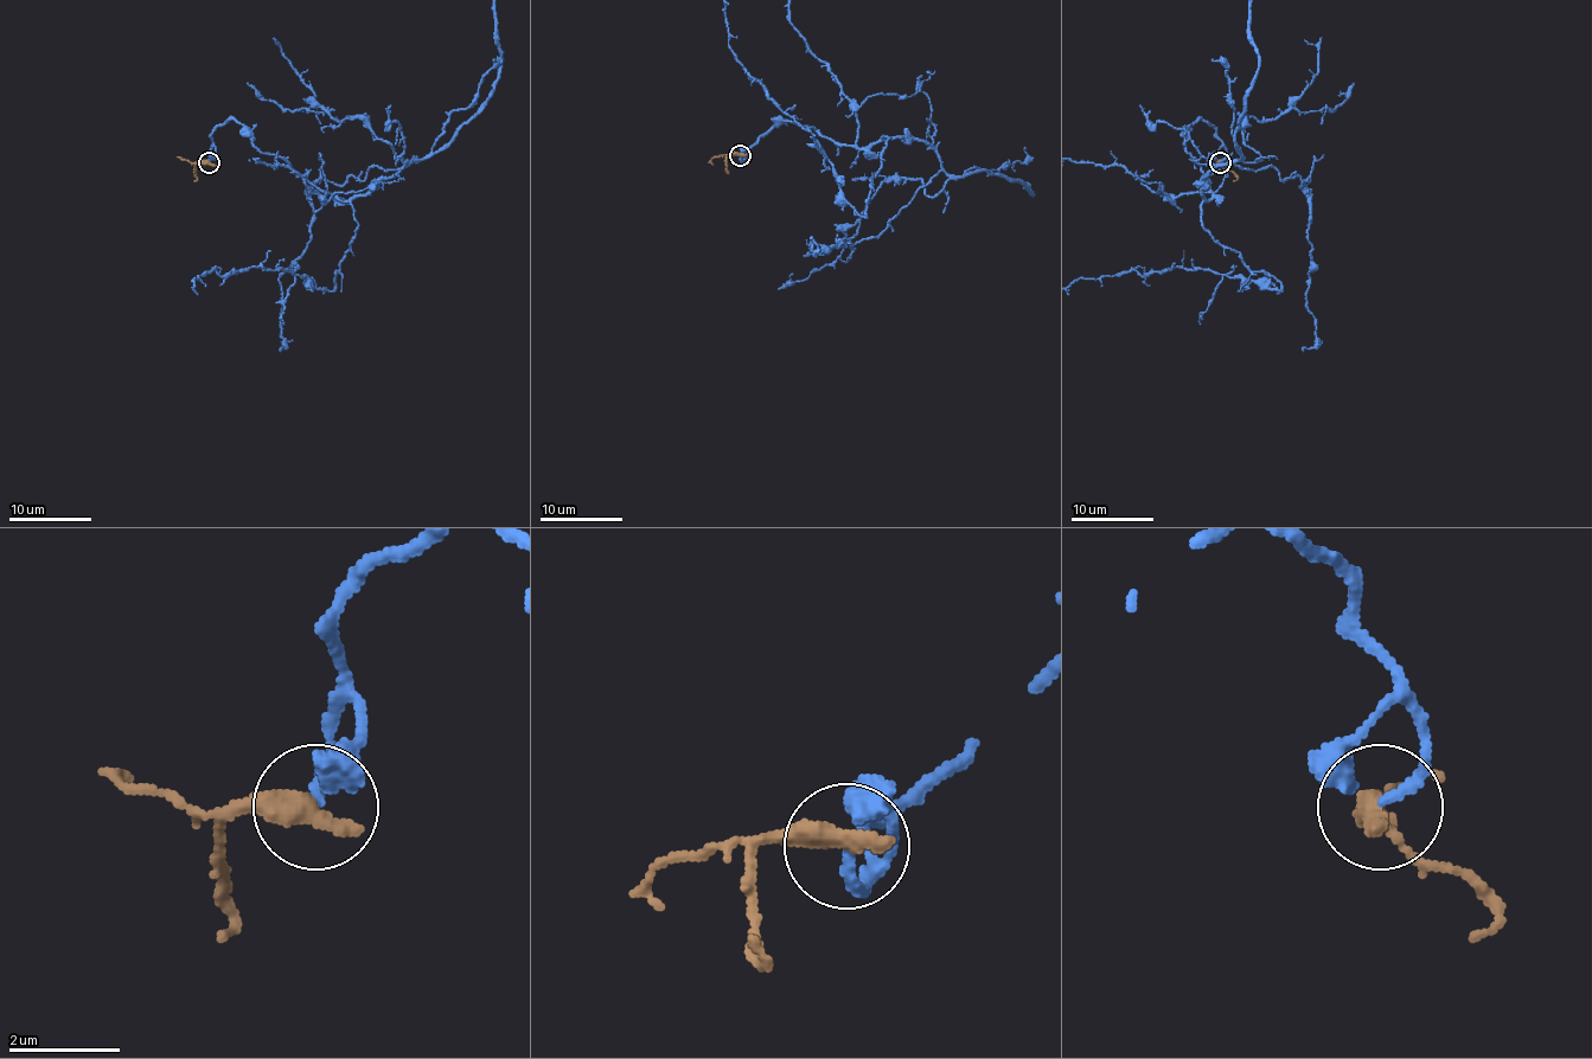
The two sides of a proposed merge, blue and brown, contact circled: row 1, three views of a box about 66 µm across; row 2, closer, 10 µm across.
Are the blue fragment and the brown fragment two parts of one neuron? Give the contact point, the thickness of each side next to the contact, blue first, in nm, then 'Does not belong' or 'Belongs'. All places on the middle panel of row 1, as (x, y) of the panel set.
Place: (740, 155). Thickness 180 nm (blue) against 550 nm. Does not belong

